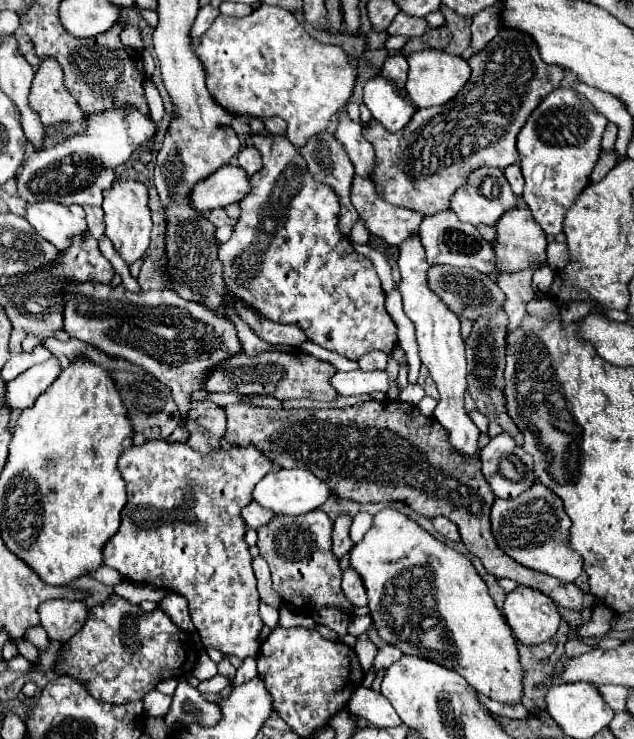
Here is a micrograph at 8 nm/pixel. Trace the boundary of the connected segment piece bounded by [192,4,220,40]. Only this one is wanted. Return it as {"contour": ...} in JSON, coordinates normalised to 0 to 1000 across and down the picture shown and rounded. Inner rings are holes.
{"contour":[[[331,5],[319,8],[319,11],[315,11],[315,16],[312,16],[312,22],[309,22],[309,30],[306,30],[303,51],[306,51],[306,54],[312,54],[312,51],[315,51],[315,49],[331,38],[334,27],[338,27],[344,19],[347,19],[347,16],[344,16],[344,11],[334,11]]]}

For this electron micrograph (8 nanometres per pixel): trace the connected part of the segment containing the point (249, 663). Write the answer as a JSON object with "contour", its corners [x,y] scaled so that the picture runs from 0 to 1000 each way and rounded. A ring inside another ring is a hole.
{"contour":[[[385,890],[382,893],[382,901],[372,907],[372,915],[369,915],[369,928],[375,928],[379,923],[391,923],[397,917],[404,917],[404,890]]]}

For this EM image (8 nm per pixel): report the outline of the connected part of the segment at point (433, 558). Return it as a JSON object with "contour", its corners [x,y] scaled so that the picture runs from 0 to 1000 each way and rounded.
{"contour":[[[606,687],[590,698],[590,712],[574,725],[574,731],[558,736],[558,742],[552,744],[552,766],[574,785],[584,834],[603,866],[631,877],[637,885],[662,888],[691,896],[710,907],[719,907],[738,920],[741,928],[748,928],[757,939],[776,947],[801,955],[823,950],[826,904],[817,890],[817,871],[811,855],[792,828],[782,823],[767,788],[754,779],[751,769],[732,750],[688,731],[678,720],[672,720],[640,696],[621,687]]]}

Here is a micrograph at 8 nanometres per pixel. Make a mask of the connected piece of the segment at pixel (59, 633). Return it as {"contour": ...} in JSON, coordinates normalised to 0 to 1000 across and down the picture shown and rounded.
{"contour":[[[85,812],[85,815],[69,815],[60,823],[60,831],[63,831],[63,844],[76,855],[76,863],[104,871],[123,853],[129,853],[142,825],[129,815]]]}

